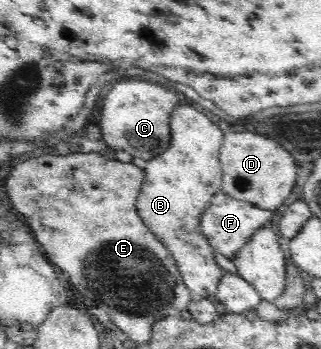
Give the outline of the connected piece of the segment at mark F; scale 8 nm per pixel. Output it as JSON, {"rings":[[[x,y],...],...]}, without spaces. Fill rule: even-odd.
{"rings":[[[218,191],[213,197],[211,206],[202,215],[201,231],[207,236],[210,246],[216,253],[233,259],[235,254],[253,237],[253,234],[272,220],[274,210],[264,210],[245,201],[237,200]]]}

